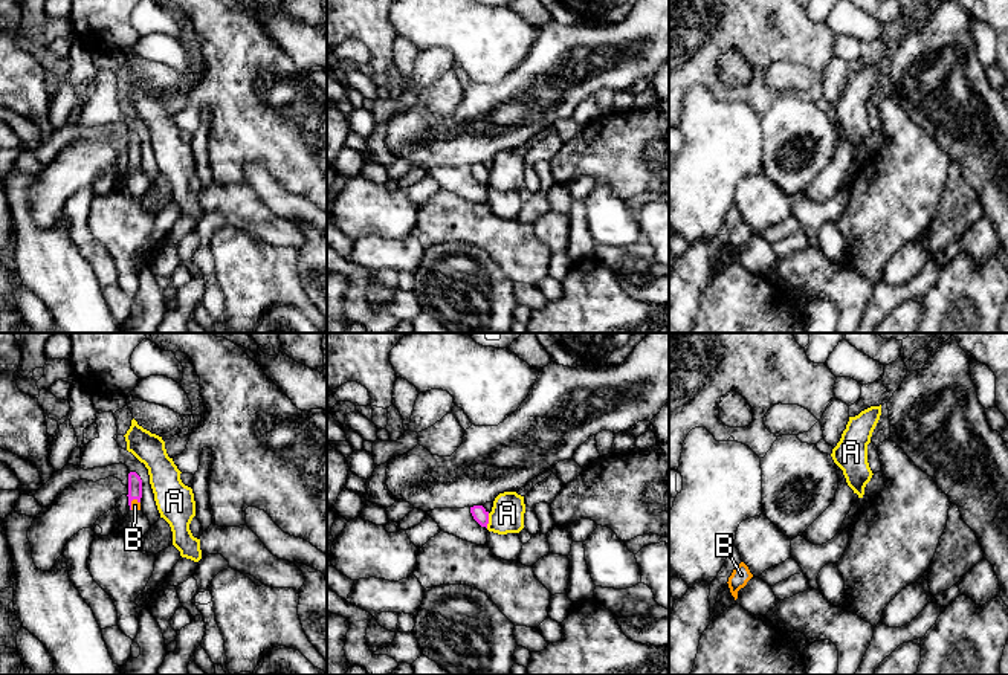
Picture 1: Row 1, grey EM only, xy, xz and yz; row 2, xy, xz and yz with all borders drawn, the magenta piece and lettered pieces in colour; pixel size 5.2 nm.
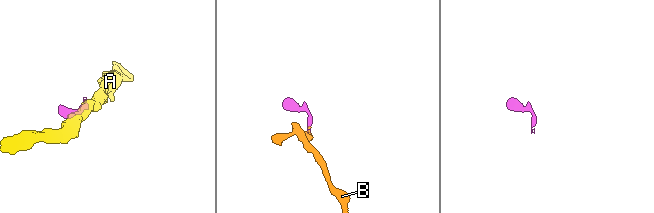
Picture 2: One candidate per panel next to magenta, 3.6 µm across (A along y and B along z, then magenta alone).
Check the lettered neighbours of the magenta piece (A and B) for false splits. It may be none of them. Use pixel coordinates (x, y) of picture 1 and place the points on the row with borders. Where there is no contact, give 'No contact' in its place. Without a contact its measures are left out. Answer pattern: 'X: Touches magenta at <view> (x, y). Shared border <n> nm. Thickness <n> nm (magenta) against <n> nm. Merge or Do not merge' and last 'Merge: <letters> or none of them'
A: Touches magenta at xz (487, 521). Shared border 80 nm. Thickness 80 nm (magenta) against 180 nm. Do not merge
B: Touches magenta at xy (130, 503). Shared border 70 nm. Thickness 80 nm (magenta) against 50 nm. Merge
Merge: B

